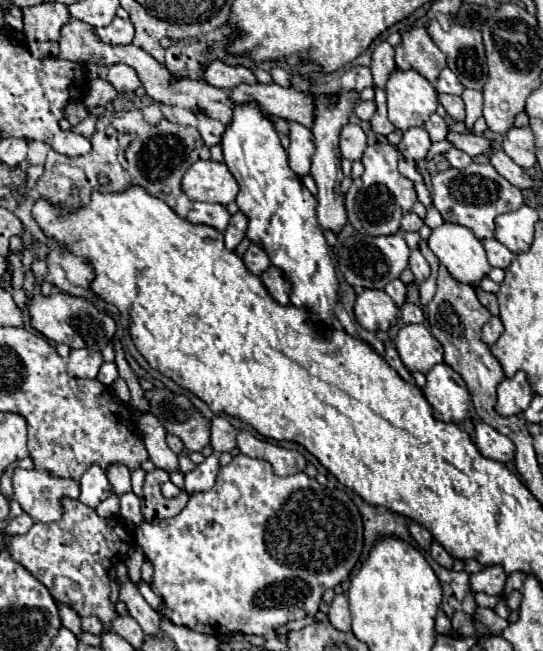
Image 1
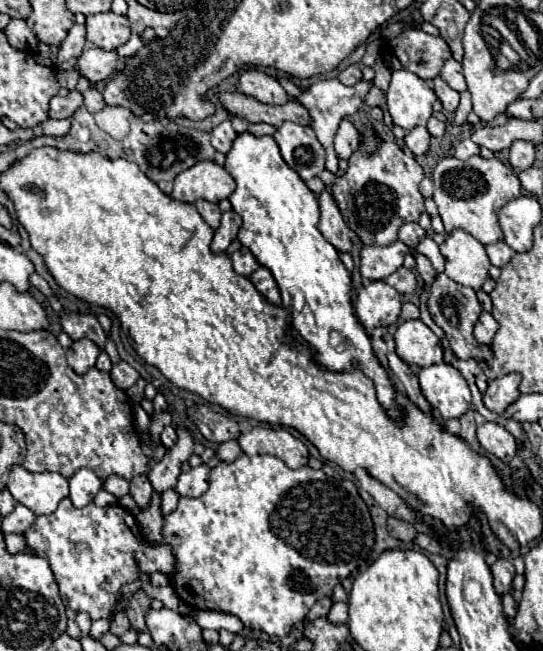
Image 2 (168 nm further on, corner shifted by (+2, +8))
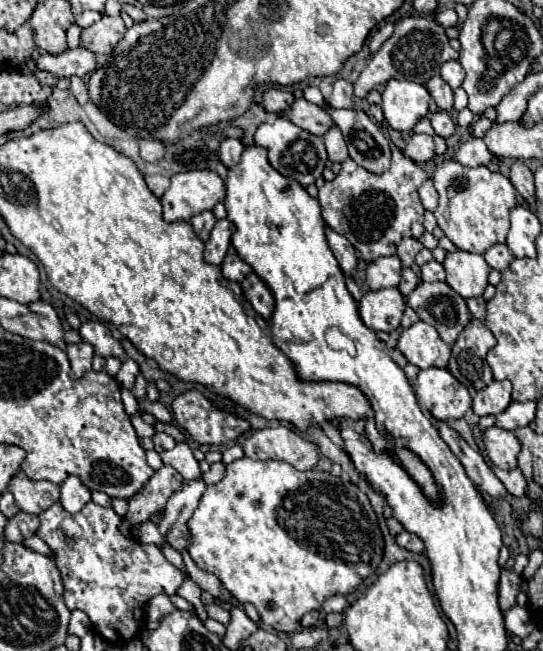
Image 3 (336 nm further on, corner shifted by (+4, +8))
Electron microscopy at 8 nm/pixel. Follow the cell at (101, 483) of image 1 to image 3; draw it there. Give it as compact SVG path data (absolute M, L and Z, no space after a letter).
M69 476L61 484L61 504L67 512L77 514L91 500L91 490L79 480L79 476Z

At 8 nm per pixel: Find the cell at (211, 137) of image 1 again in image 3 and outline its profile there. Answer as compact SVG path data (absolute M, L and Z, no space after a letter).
M223 138L221 140L221 148L219 148L219 158L221 162L231 168L239 162L241 158L241 152L243 152L243 144L239 140L233 140L233 138Z

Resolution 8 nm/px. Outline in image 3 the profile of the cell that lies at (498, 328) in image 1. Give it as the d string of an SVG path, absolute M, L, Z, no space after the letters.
M473 318L453 344L453 358L457 360L461 376L471 382L475 390L481 390L493 382L491 368L485 366L487 352L497 344L483 320Z

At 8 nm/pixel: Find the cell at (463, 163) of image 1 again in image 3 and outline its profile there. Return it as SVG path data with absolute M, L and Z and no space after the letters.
M471 138L467 142L461 142L455 158L457 158L457 162L461 162L463 166L469 166L469 168L491 162L491 154L481 138Z

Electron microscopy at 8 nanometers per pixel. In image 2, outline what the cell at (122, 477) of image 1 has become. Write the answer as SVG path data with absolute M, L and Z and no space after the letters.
M109 476L109 478L103 482L103 488L105 488L107 492L111 492L111 494L119 500L121 496L125 496L125 494L129 492L129 482L123 480L123 478L119 478L119 476Z

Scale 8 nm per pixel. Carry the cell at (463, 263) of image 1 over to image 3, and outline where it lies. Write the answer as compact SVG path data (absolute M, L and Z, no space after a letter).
M465 250L447 252L443 268L447 272L447 284L463 298L481 296L489 284L489 264L481 254Z

